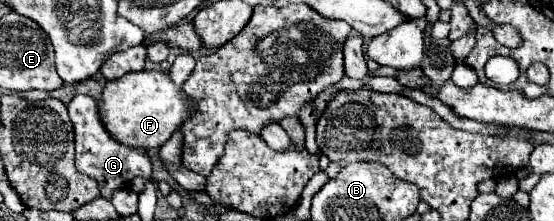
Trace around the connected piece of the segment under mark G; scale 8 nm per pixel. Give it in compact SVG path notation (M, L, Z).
M76 94L72 102L68 104L70 120L74 124L74 136L76 136L76 168L88 176L92 176L100 184L100 194L104 198L112 196L112 190L116 188L126 188L128 182L134 176L150 178L152 174L152 164L142 148L130 148L126 144L120 144L110 136L106 126L100 120L100 110L98 110L98 100L88 96L88 94Z

